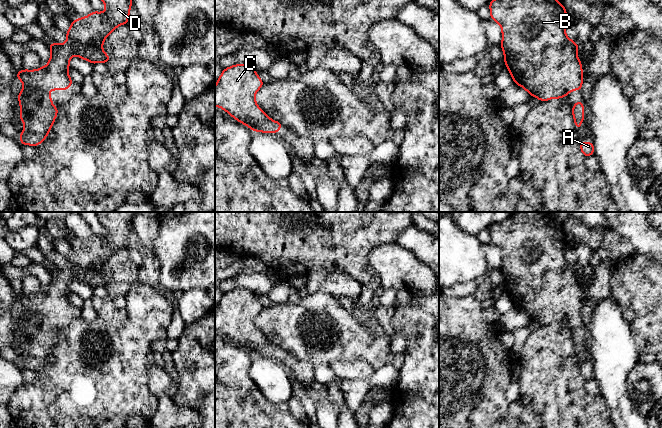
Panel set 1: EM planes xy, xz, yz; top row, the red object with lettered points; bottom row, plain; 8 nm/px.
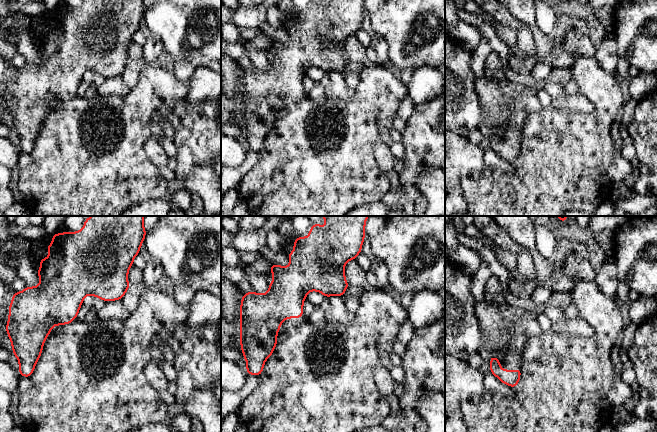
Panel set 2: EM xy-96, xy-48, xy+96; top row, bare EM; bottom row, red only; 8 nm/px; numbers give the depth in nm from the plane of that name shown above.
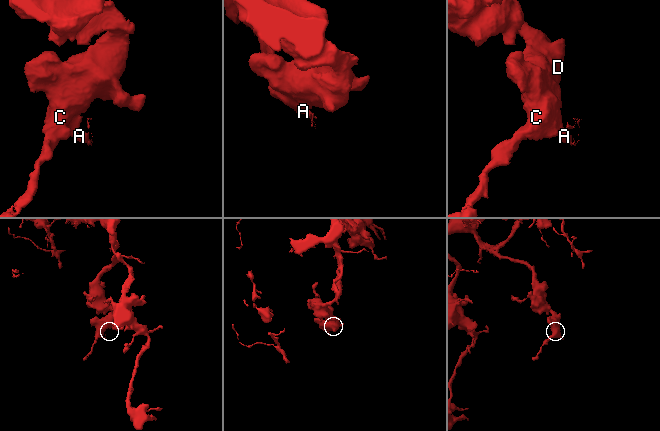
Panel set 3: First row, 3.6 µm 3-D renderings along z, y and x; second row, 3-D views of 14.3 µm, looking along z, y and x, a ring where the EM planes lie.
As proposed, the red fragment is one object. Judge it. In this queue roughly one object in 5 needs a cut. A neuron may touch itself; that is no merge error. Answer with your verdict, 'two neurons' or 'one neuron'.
one neuron

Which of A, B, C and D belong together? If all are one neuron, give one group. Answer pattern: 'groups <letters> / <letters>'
groups A B C D

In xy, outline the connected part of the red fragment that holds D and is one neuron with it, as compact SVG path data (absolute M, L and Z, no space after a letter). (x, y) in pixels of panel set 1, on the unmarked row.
M96 212L96 215L105 228L106 233L100 237L91 236L87 241L80 241L71 246L70 253L66 256L67 265L64 268L52 267L49 270L51 281L45 291L37 294L26 294L17 296L16 302L23 307L23 314L18 318L20 327L20 341L25 353L21 356L19 365L22 369L37 371L43 366L51 354L57 341L58 331L52 328L52 321L48 318L50 314L67 314L72 308L68 298L69 285L73 279L87 284L88 286L107 287L111 281L108 280L102 269L106 261L118 250L128 248L128 242L132 227L132 219L138 212Z

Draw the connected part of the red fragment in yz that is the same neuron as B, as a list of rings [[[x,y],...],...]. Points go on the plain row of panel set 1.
[[[510,212],[503,221],[492,223],[489,231],[491,243],[502,253],[501,272],[504,276],[504,286],[515,308],[523,311],[539,325],[560,323],[573,314],[582,314],[583,289],[577,281],[579,270],[566,259],[566,232],[557,225],[552,212]]]

